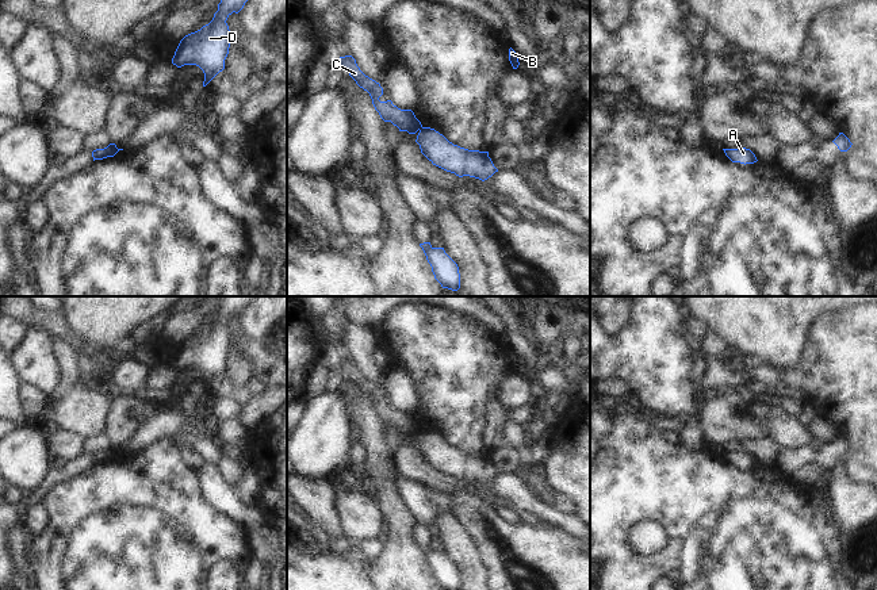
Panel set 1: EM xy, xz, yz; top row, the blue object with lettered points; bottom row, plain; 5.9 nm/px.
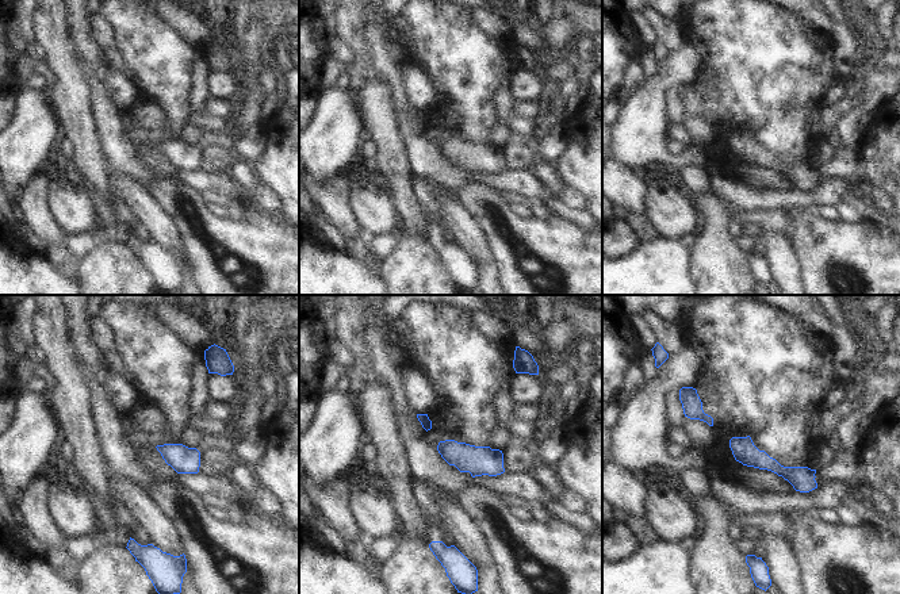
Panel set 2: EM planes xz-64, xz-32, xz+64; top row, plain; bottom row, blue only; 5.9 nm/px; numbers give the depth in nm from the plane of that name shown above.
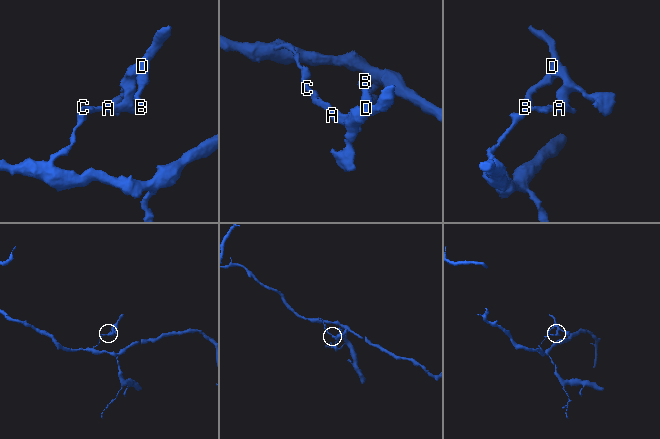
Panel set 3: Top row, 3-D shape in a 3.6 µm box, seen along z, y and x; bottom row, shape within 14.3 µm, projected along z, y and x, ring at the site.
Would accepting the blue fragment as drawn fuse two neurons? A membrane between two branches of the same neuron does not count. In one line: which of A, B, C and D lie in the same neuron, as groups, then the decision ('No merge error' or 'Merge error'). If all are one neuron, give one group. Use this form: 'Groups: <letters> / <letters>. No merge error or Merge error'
Groups: A B D / C. Merge error.

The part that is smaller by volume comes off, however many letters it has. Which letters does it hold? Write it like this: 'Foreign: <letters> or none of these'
Foreign: A, B, D

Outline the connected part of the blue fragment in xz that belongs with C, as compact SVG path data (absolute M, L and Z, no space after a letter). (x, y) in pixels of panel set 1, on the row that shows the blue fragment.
M352 55L340 57L338 64L349 73L360 88L369 93L375 110L384 122L391 122L399 129L399 131L407 131L409 134L415 134L422 127L421 122L415 118L411 110L401 110L394 106L391 100L379 100L383 95L383 88L379 83L369 78L360 70Z

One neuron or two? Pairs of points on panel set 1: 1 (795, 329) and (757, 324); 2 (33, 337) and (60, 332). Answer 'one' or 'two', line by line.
1: one
2: two

